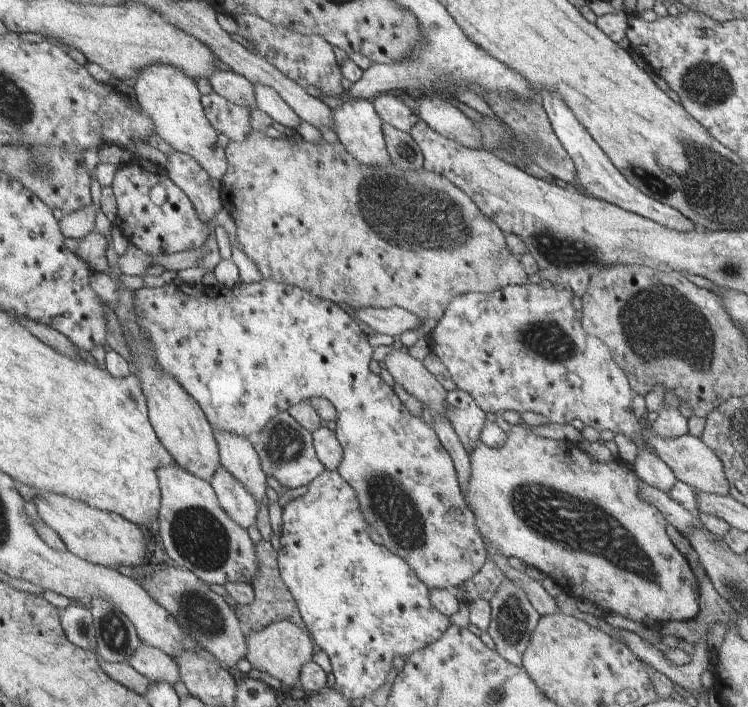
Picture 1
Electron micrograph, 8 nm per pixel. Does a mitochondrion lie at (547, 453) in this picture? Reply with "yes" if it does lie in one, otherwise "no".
no

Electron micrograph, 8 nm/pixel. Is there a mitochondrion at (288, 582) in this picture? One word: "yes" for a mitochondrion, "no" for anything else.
no

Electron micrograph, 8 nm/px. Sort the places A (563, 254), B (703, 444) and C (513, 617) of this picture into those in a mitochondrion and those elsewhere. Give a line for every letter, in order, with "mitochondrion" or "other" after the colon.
A: mitochondrion
B: other
C: mitochondrion

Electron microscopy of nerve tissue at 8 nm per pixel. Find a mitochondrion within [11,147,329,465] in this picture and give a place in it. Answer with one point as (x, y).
(44, 170)

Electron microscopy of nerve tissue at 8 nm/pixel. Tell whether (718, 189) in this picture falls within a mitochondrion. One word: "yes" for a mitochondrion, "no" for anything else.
yes

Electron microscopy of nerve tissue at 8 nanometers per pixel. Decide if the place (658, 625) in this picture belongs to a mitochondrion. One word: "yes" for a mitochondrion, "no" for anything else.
no

